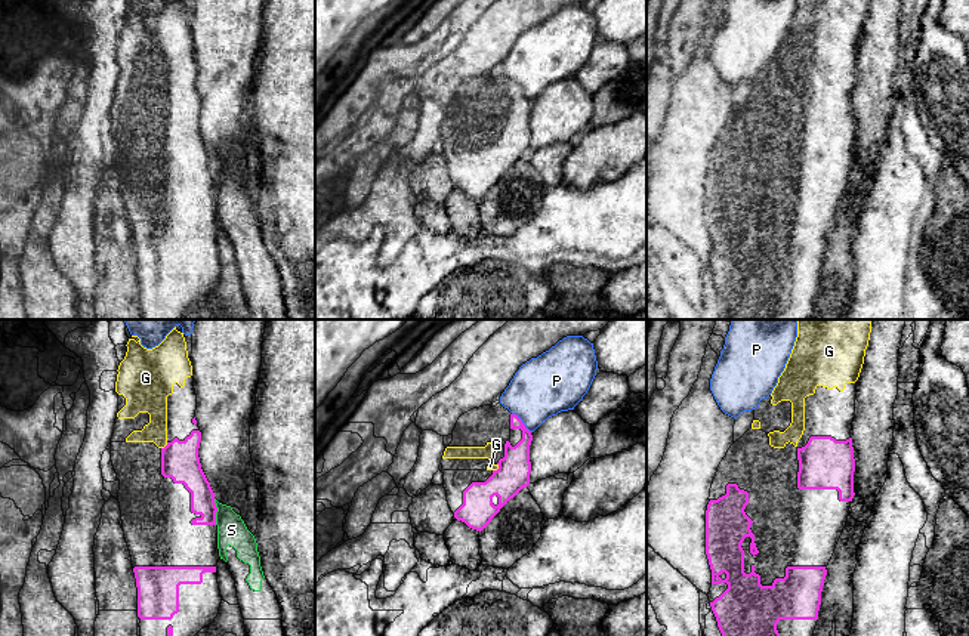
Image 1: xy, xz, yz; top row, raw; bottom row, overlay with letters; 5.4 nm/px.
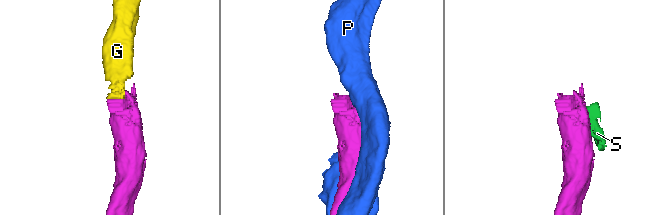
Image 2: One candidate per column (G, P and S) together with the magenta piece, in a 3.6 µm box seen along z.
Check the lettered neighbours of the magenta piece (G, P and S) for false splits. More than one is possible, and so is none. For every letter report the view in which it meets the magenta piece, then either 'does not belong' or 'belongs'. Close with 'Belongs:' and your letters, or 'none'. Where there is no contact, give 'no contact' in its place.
G: xy | belongs
P: xz | does not belong
S: xy | does not belong
Belongs: G

